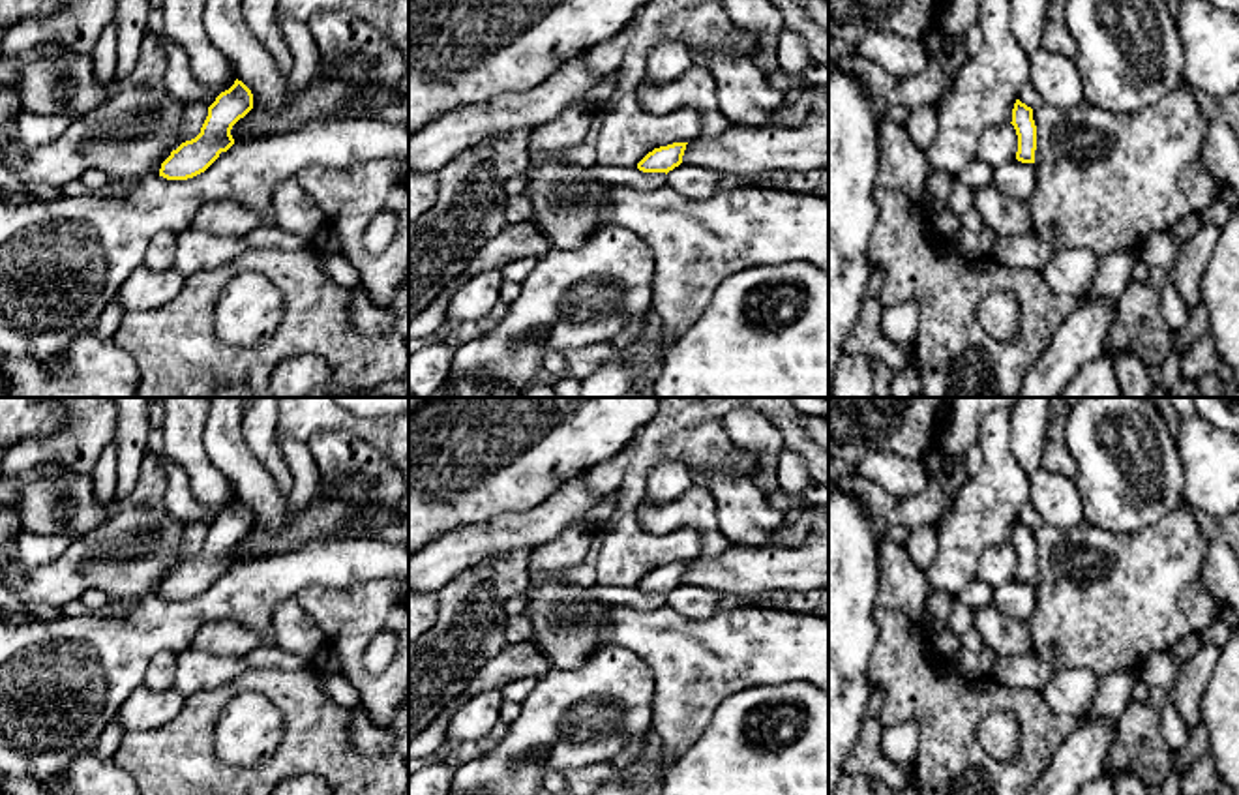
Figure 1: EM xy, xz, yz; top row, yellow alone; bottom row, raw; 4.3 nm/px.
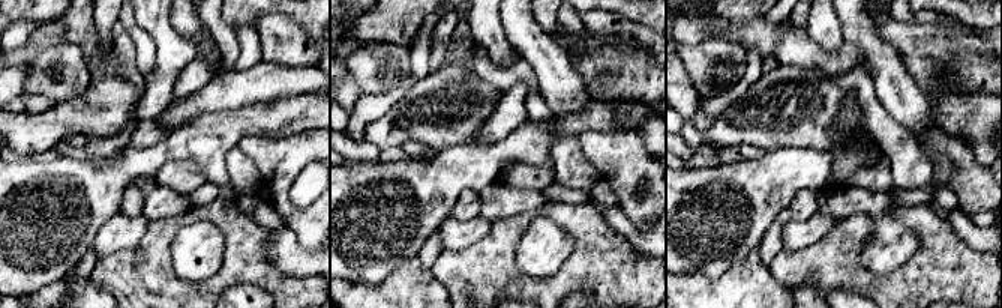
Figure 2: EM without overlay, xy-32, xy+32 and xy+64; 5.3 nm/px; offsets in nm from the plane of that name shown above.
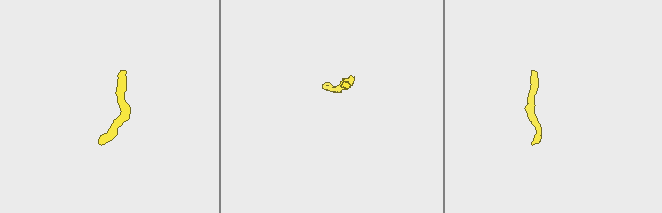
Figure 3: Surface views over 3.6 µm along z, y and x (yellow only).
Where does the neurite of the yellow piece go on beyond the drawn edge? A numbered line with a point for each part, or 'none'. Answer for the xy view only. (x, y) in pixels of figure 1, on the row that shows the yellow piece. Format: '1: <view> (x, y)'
none

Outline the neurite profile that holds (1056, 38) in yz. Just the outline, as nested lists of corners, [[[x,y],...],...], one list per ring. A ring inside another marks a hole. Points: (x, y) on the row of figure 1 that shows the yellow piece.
[[[1048,0],[1046,4],[1046,28],[1042,32],[1042,49],[1063,54],[1068,58],[1076,56],[1076,41],[1063,21],[1063,8],[1067,0]]]

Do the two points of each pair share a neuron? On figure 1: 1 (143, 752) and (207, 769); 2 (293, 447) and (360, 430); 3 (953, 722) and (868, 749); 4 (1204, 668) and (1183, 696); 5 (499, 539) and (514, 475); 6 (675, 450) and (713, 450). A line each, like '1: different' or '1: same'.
1: same
2: different
3: different
4: same
5: different
6: same

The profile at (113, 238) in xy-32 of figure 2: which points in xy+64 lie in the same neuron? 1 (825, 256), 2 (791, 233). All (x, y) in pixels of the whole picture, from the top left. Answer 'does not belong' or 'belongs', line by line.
1: does not belong
2: belongs

